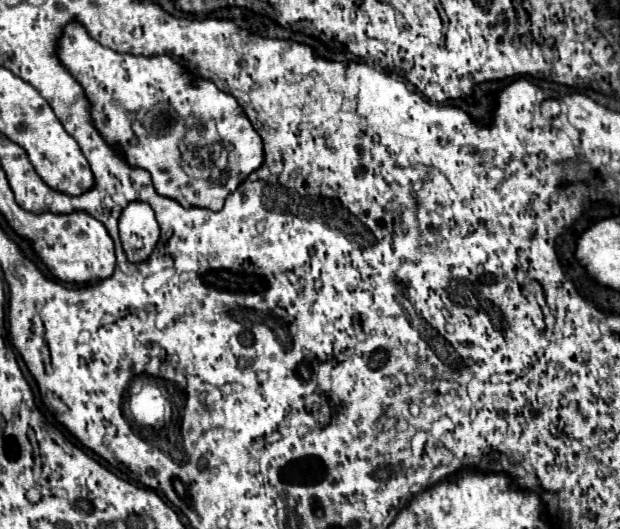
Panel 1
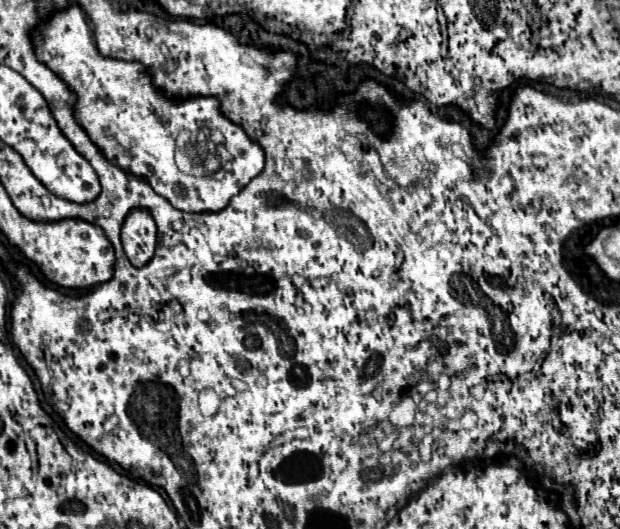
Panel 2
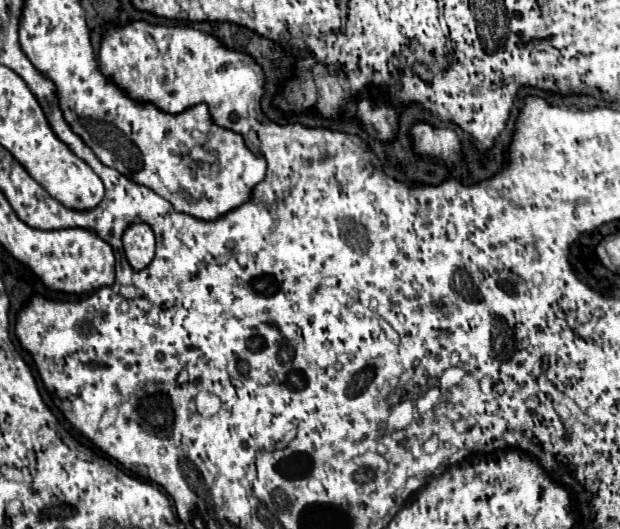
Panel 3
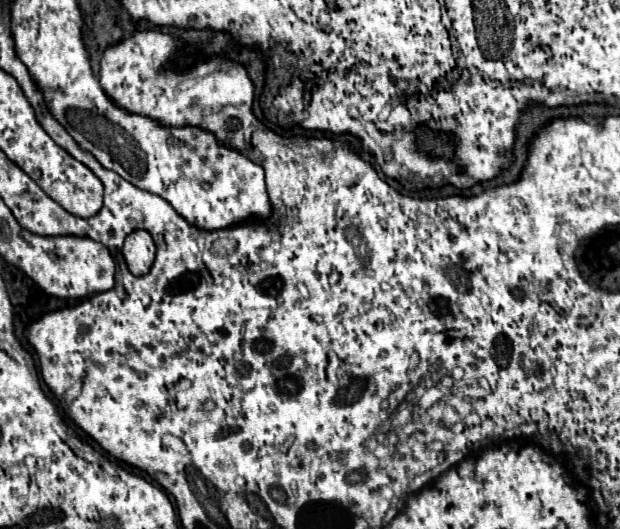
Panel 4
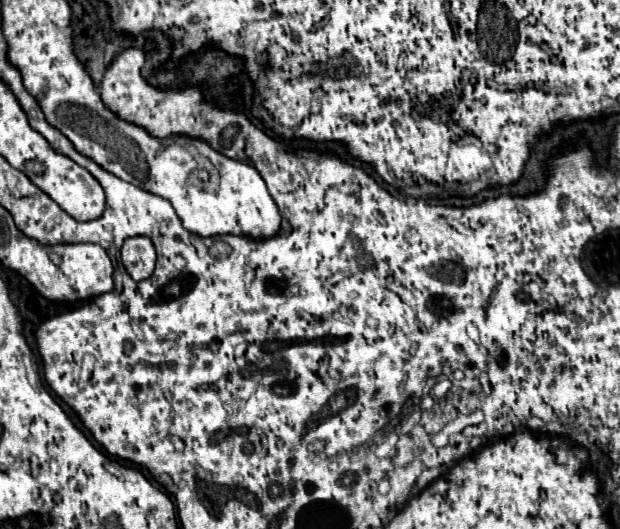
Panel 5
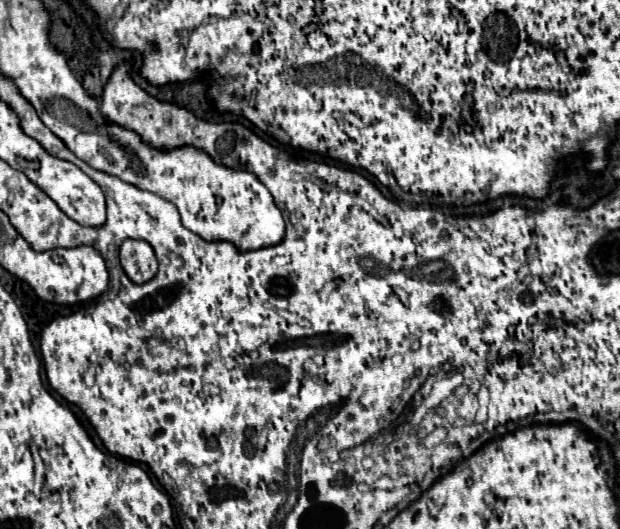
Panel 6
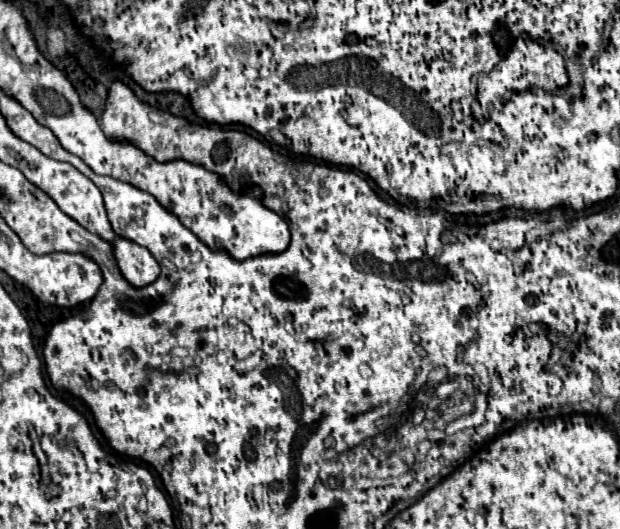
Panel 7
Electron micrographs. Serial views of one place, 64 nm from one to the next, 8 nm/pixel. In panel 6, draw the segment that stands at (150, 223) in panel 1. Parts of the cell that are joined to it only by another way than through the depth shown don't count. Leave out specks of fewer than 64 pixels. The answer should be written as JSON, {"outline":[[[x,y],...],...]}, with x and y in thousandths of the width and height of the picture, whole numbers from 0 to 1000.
{"outline":[[[200,454],[194,465],[194,499],[206,526],[219,537],[239,533],[255,510],[252,480],[232,454]]]}

